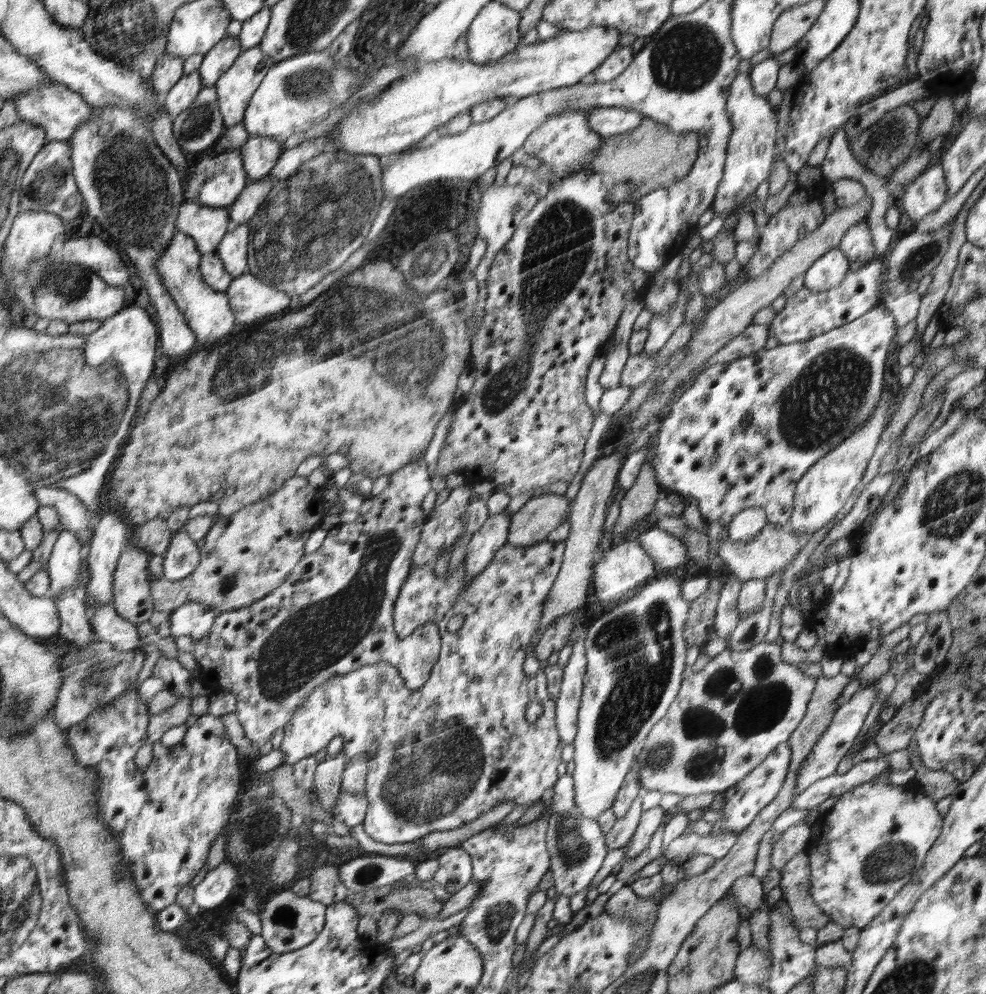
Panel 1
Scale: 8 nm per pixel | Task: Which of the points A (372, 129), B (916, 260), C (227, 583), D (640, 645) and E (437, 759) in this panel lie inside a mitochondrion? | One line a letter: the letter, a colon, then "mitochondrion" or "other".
A: other
B: mitochondrion
C: mitochondrion
D: mitochondrion
E: mitochondrion

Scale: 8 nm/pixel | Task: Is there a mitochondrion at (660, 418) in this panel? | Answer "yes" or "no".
no

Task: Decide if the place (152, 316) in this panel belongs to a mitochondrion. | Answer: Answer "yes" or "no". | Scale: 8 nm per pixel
no

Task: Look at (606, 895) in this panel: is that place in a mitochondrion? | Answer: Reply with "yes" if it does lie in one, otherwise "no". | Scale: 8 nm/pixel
no

